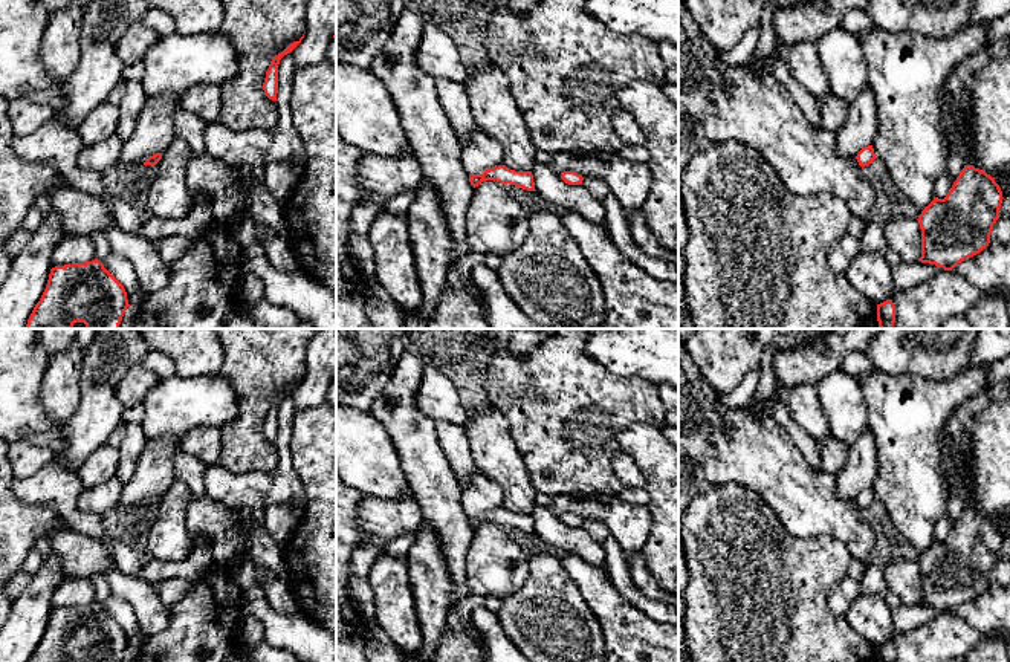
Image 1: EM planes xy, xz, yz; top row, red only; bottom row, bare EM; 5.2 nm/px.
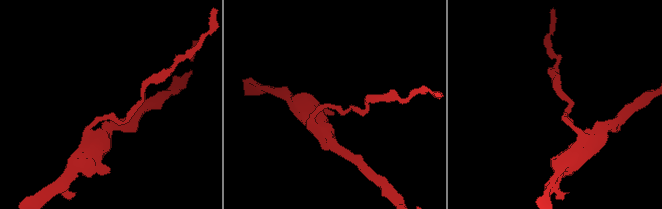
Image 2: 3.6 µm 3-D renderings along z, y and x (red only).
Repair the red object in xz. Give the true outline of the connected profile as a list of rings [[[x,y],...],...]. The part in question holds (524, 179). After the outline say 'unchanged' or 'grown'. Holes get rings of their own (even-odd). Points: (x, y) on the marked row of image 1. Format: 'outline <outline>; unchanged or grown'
outline [[[506,165],[486,170],[483,174],[469,174],[469,182],[475,188],[483,180],[497,180],[503,185],[515,185],[527,191],[536,191],[532,171],[515,171]]]; unchanged

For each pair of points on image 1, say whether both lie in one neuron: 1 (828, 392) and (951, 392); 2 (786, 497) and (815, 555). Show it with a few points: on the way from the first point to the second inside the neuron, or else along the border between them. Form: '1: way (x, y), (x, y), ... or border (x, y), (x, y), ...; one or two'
1: border (856, 378), (867, 404), (868, 427); two
2: border (778, 515), (795, 535), (830, 535), (841, 543); two

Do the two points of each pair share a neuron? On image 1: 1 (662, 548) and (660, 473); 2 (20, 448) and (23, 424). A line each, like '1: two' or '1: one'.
1: one
2: two

